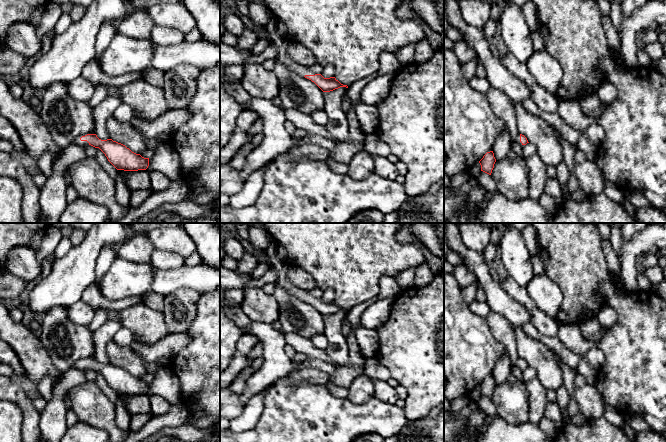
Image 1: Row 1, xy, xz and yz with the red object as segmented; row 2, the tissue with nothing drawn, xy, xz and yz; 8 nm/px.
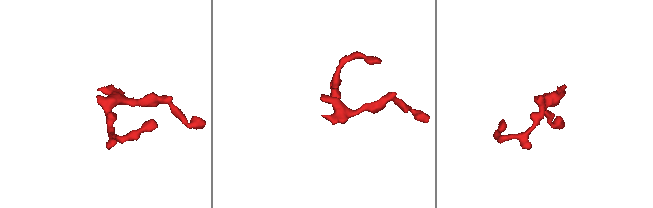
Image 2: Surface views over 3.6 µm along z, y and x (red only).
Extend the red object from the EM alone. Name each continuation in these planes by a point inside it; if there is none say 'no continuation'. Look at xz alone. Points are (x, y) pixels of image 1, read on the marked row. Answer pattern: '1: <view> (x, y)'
1: xz (277, 33)

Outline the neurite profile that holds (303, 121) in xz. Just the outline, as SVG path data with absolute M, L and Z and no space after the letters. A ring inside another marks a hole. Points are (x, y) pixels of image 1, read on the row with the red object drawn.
M285 109L286 120L291 121L297 129L311 135L321 135L329 140L337 140L328 132L325 126L316 124L310 114L303 113L297 109Z

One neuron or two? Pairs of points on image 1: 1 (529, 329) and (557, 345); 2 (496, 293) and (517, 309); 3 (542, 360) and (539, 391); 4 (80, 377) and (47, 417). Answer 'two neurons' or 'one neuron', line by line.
1: one neuron
2: one neuron
3: two neurons
4: one neuron

